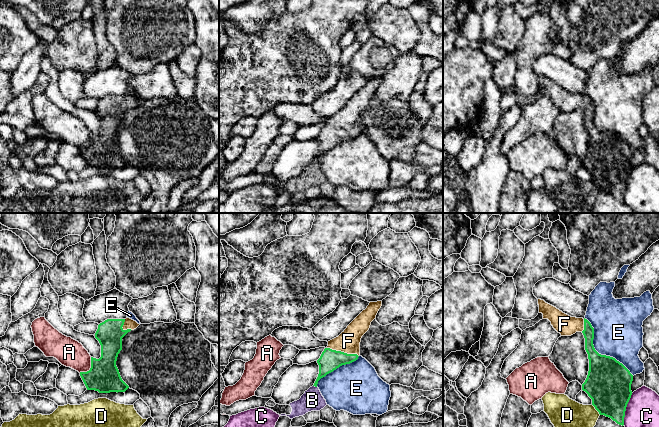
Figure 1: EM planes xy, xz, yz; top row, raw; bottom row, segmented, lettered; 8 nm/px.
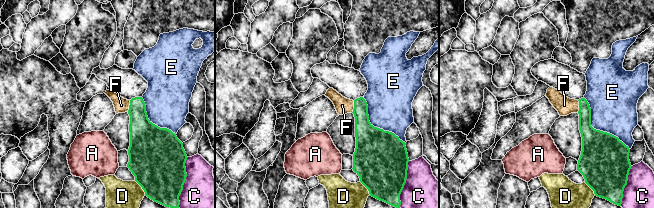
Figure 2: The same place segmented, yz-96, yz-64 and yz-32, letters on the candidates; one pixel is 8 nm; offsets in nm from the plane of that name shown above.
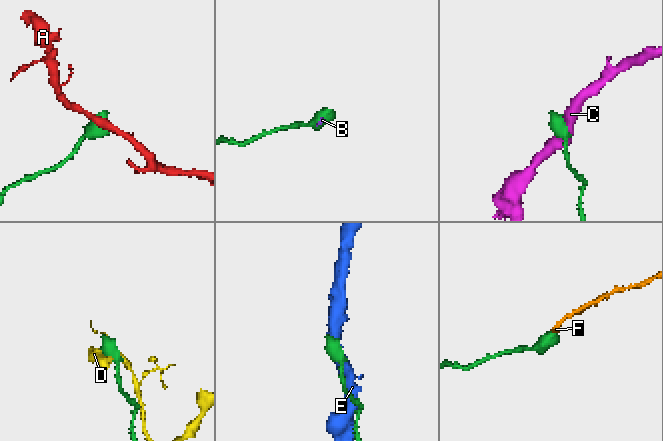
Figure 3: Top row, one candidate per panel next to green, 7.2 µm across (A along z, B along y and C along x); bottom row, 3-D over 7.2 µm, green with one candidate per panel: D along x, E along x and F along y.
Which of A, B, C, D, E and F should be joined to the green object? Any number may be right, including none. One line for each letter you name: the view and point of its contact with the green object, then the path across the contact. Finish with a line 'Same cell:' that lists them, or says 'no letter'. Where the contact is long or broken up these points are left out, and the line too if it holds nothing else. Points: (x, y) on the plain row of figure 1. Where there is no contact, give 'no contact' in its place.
B: meets green in xz at (315, 162); runs through xz (330, 136), (316, 157), (315, 162), (312, 176)
F: meets green in xz at (343, 128); runs through xz (330, 136), (338, 128), (343, 128), (348, 117)
Same cell: B, F

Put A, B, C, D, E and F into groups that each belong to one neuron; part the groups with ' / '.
A / B F / C / D / E

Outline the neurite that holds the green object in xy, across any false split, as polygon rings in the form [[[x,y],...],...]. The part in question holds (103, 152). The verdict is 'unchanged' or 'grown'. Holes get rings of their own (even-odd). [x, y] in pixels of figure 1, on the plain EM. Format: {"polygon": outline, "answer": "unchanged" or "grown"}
{"polygon": [[[107,95],[98,101],[95,114],[101,121],[101,133],[91,133],[91,144],[80,148],[87,166],[99,169],[125,168],[129,162],[122,156],[116,142],[118,130],[122,126],[122,114],[140,100],[126,95]]], "answer": "grown"}

